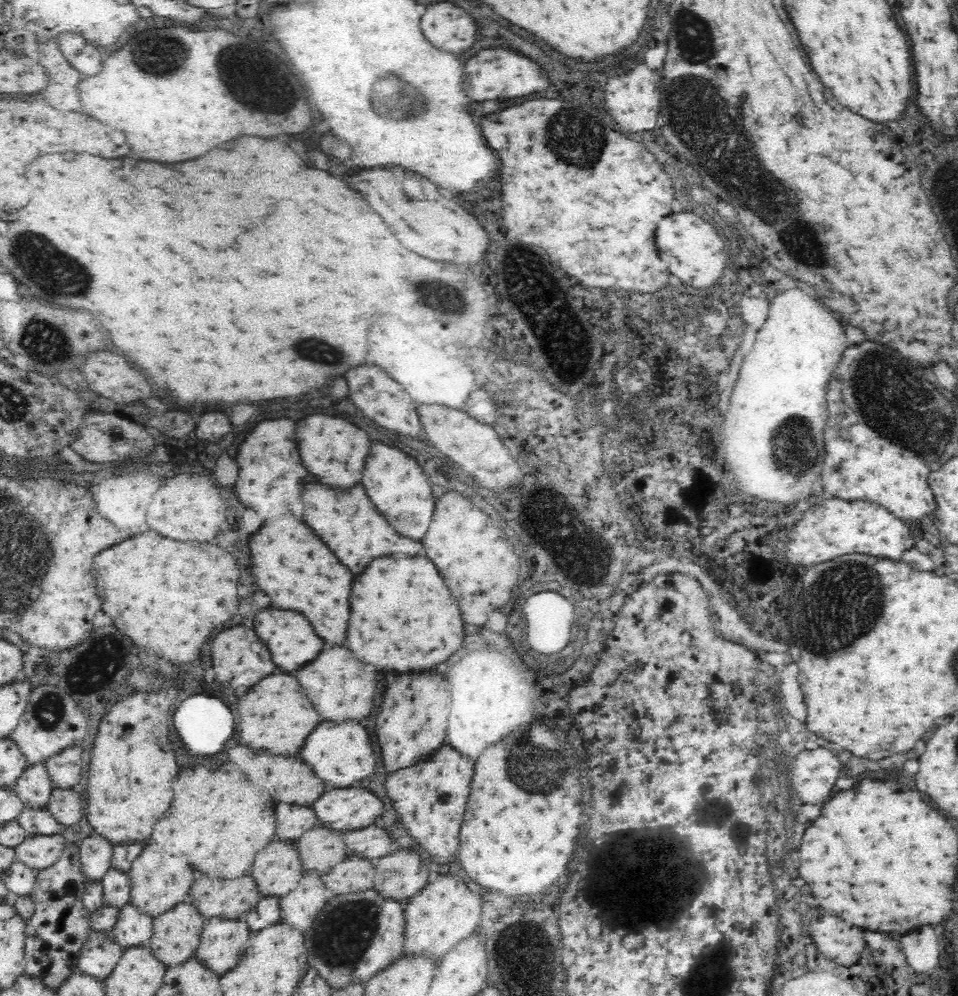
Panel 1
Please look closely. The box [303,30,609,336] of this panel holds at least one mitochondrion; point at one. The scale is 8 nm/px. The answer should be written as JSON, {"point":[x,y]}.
{"point":[400,101]}

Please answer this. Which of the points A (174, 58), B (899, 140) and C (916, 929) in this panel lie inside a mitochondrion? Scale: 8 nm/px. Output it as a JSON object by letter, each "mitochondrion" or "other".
{"A":"mitochondrion","B":"other","C":"other"}

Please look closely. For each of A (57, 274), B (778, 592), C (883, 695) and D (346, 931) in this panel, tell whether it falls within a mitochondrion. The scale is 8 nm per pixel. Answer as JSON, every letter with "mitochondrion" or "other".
{"A":"mitochondrion","B":"other","C":"other","D":"mitochondrion"}

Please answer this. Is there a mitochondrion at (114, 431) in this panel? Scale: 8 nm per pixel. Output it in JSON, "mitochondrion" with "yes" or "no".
{"mitochondrion":"yes"}

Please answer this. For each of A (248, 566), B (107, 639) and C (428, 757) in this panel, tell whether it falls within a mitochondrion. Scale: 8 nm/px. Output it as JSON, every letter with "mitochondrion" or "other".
{"A":"other","B":"mitochondrion","C":"other"}

